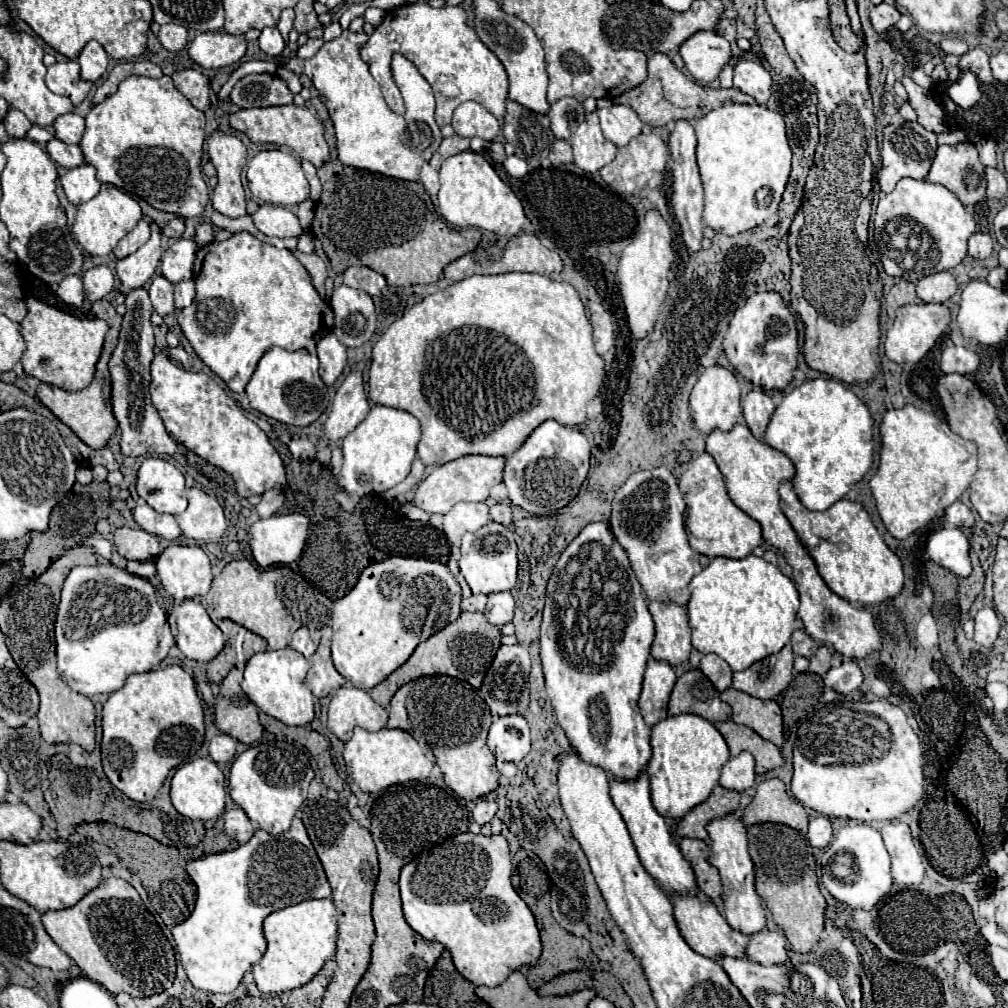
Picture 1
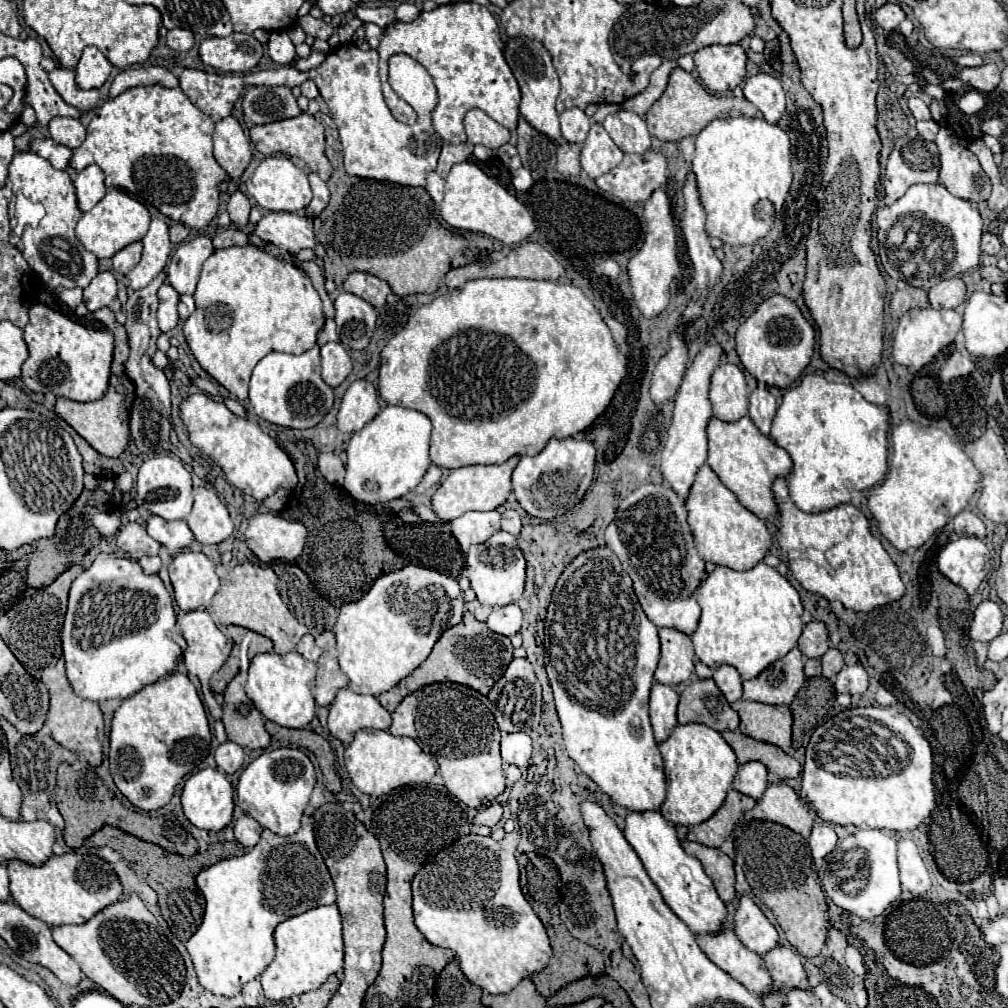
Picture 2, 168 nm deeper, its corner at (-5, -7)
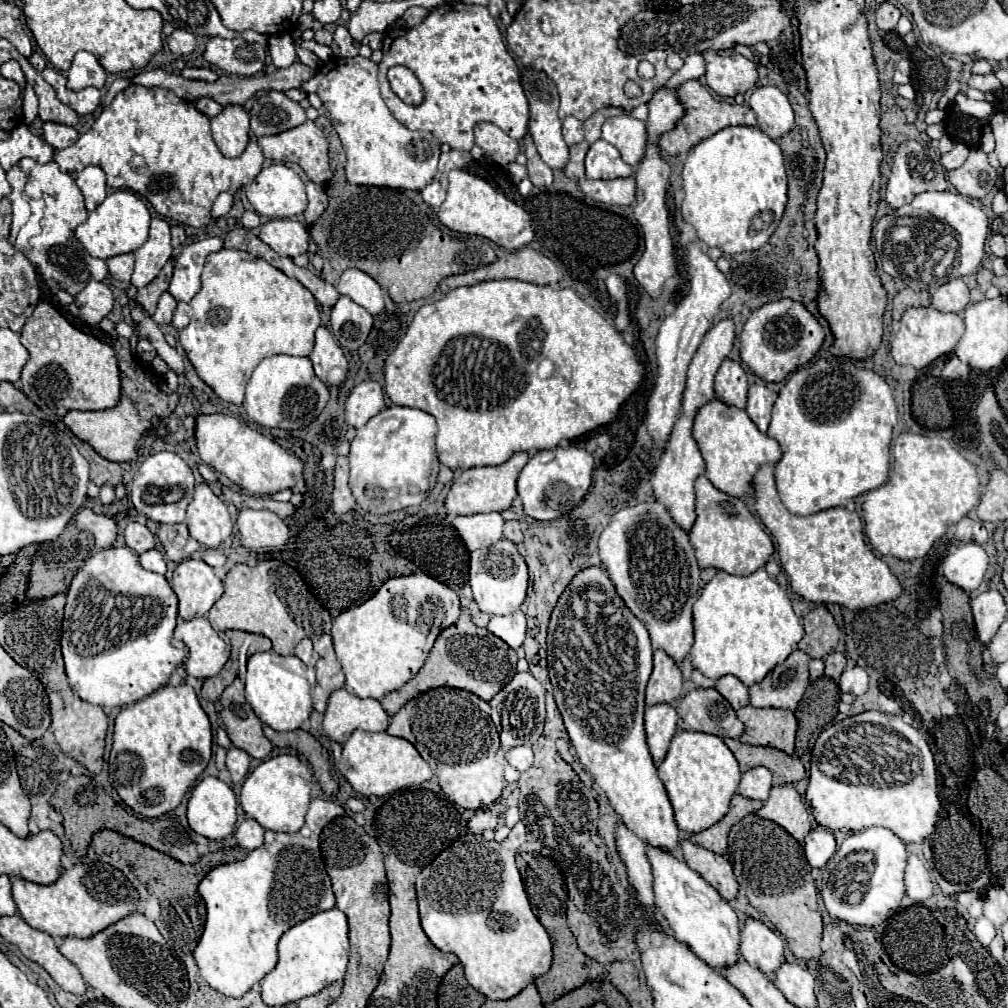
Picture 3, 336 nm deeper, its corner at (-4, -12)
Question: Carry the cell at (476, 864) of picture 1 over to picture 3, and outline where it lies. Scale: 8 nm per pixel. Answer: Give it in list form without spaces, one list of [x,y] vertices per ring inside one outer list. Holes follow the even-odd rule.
[[[518,822],[504,842],[488,842],[484,836],[466,834],[446,848],[416,878],[420,920],[426,936],[442,952],[454,952],[460,958],[466,980],[488,1000],[508,1000],[516,996],[538,976],[546,974],[552,962],[550,936],[530,908],[518,866],[514,862],[518,846],[524,838],[524,822]]]

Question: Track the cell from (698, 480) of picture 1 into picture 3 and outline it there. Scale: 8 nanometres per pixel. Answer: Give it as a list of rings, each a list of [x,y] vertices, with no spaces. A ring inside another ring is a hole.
[[[706,476],[696,478],[696,522],[690,530],[690,544],[696,552],[700,568],[718,568],[728,574],[748,576],[764,568],[774,554],[774,542],[762,528],[756,516],[748,510],[746,502],[712,486]]]

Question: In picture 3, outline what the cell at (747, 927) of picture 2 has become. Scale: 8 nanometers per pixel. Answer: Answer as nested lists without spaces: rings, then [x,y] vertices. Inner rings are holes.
[[[750,918],[740,936],[740,954],[750,966],[764,974],[774,974],[784,962],[784,940],[762,922]]]

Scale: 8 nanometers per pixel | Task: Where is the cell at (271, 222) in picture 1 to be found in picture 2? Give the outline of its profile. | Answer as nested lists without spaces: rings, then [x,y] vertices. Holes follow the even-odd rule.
[[[267,213],[255,227],[255,233],[281,249],[299,253],[305,247],[315,247],[313,219],[295,213]]]

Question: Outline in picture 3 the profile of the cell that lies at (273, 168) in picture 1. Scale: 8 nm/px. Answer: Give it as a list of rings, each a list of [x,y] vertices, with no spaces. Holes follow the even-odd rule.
[[[270,164],[244,186],[248,202],[260,216],[290,218],[302,214],[308,200],[300,176],[284,164]]]

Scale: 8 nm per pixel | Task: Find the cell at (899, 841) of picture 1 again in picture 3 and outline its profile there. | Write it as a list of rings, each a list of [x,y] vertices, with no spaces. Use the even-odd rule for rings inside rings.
[[[910,854],[906,866],[906,894],[916,902],[922,902],[932,896],[930,874],[916,854]]]

